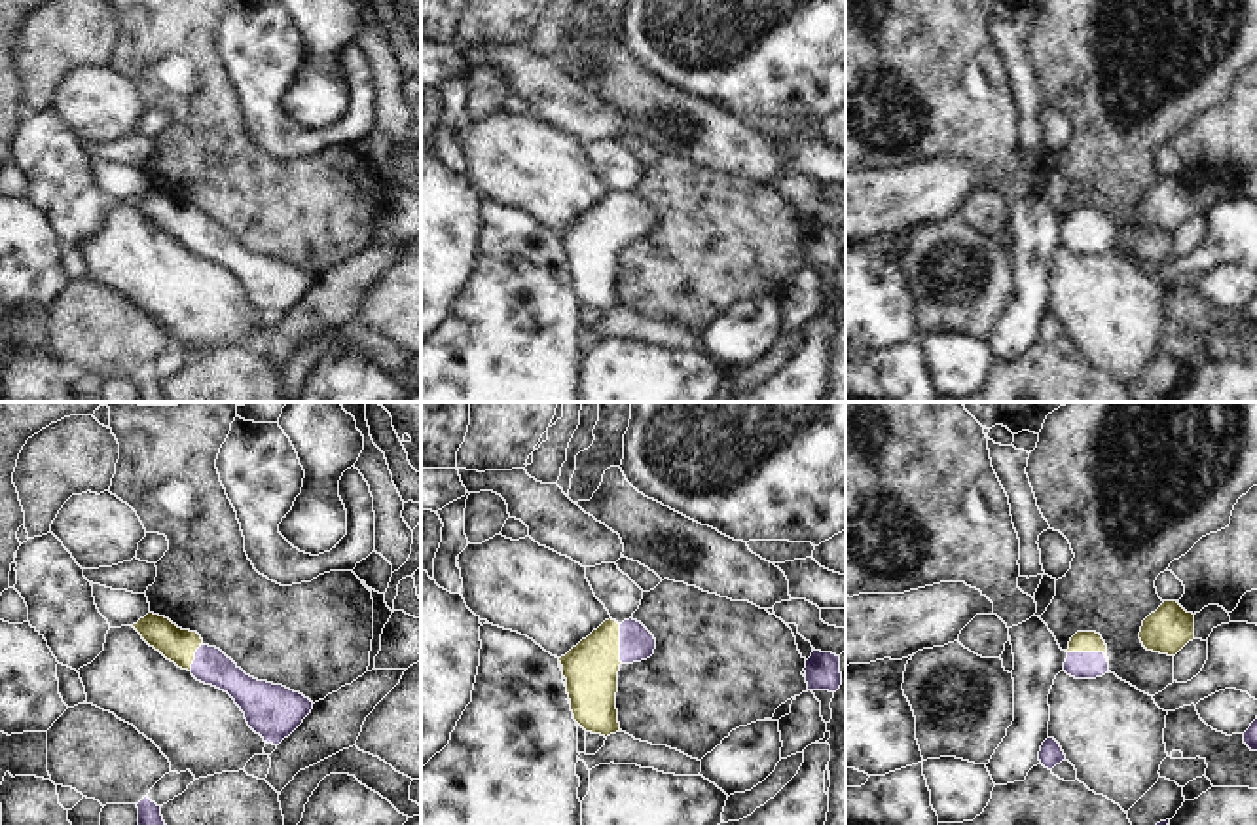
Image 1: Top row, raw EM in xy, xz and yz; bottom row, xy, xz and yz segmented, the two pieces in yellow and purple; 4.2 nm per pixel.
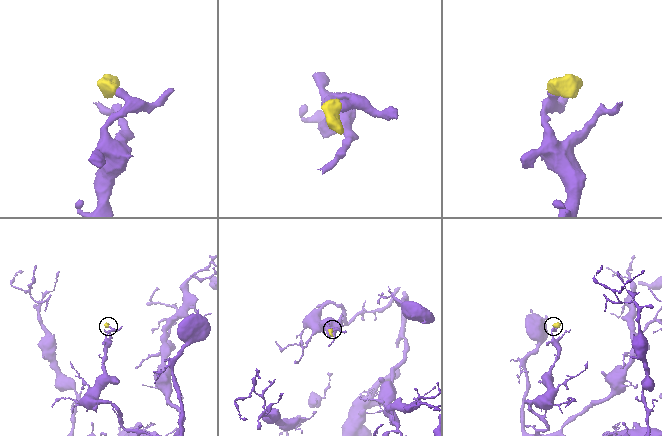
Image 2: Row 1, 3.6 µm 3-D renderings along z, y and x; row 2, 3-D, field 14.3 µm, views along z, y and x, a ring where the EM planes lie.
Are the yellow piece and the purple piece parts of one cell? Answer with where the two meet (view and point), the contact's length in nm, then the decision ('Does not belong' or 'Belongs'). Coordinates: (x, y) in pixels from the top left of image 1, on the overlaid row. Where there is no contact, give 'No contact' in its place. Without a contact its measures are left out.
Touches yellow at yz (1091, 651). Shared border 180 nm. Belongs

